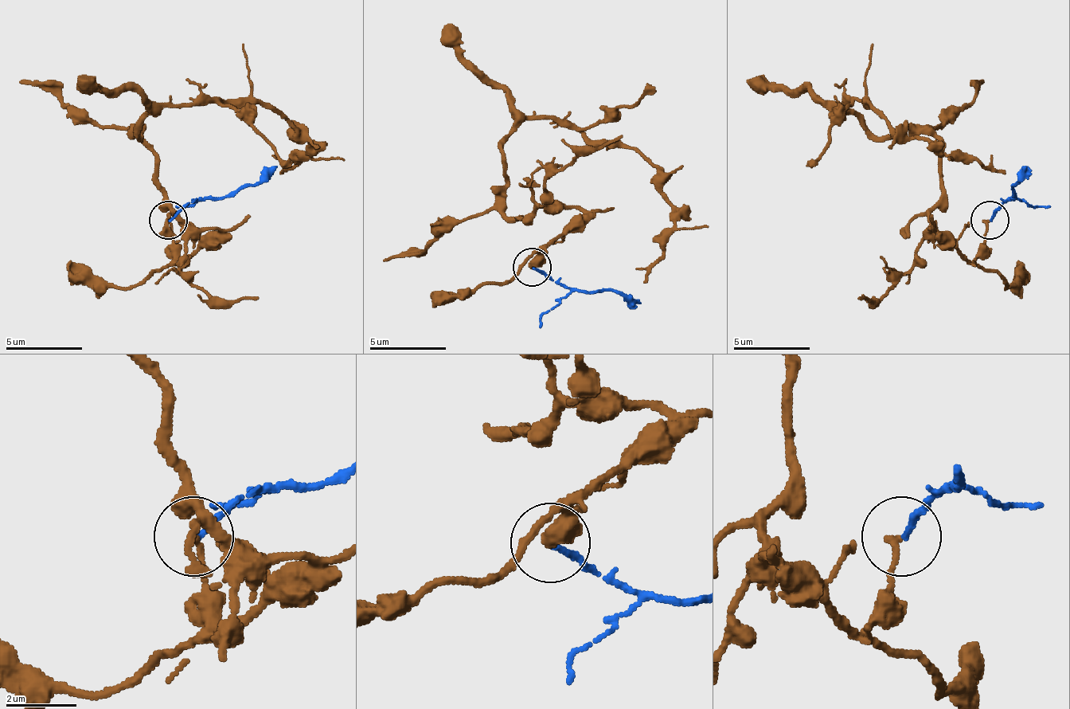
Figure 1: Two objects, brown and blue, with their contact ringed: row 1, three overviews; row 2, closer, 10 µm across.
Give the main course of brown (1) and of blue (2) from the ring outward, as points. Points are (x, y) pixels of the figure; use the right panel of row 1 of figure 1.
1: (990, 221), (971, 259), (929, 217), (937, 136), (876, 136), (841, 106), (868, 102), (1005, 174)
2: (990, 221), (1005, 201), (1013, 197), (1013, 186), (1025, 167)

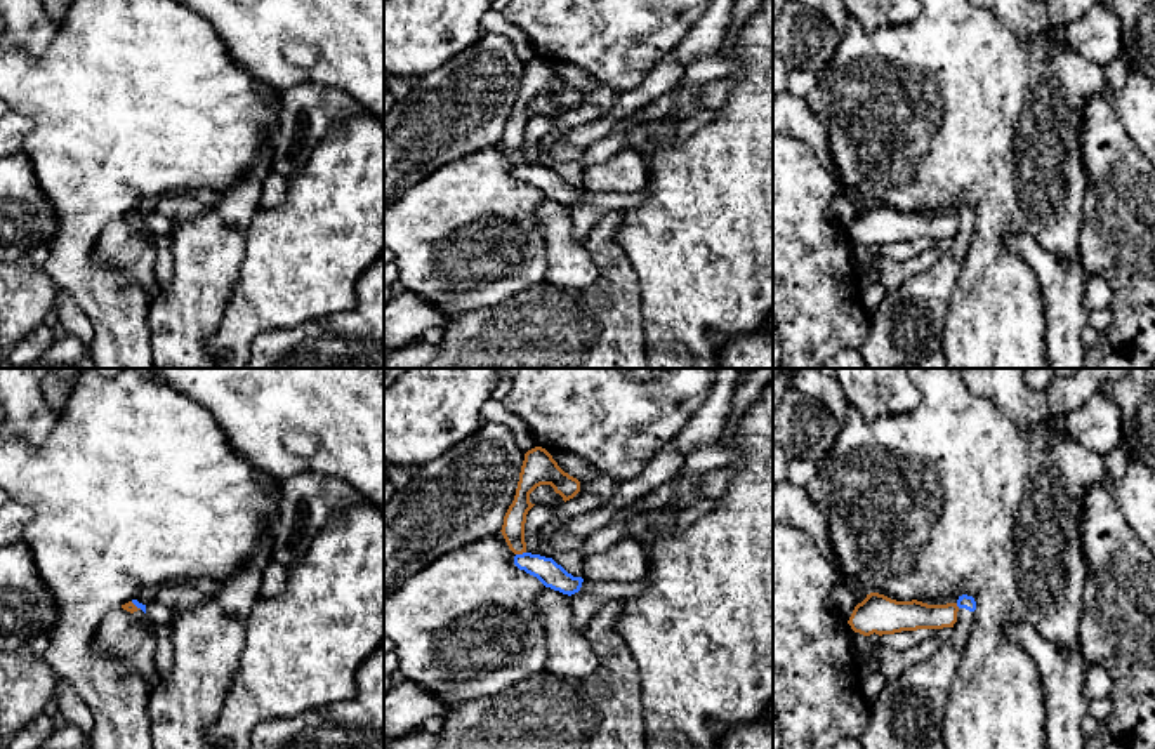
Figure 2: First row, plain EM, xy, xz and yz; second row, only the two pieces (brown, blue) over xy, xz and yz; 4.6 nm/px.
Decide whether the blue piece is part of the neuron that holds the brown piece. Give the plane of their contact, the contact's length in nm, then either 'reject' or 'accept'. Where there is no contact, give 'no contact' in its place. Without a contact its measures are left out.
contact in xz; length 50 nm; reject

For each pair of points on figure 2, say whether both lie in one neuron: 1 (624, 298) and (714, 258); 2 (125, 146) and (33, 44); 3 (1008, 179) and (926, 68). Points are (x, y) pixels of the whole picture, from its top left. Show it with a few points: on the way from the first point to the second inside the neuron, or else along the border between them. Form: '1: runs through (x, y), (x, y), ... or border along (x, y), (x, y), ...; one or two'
1: border along (624, 252), (638, 277), (643, 331); two
2: border along (56, 28), (40, 54), (30, 54), (18, 46); two
3: runs through (1008, 152), (954, 96); one

